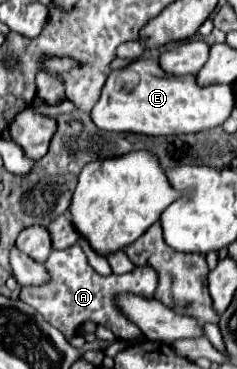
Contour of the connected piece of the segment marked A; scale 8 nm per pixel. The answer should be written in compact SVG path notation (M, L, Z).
M75 244L67 250L53 250L51 256L47 258L45 266L51 274L51 282L45 286L39 286L39 288L25 286L21 290L21 300L29 306L35 306L35 310L39 310L47 322L51 322L55 328L59 328L63 334L67 334L67 338L75 336L77 328L85 320L93 320L97 324L111 326L111 332L119 340L129 340L129 338L141 336L141 330L133 322L129 322L115 306L115 296L119 292L137 292L145 298L153 298L153 292L157 288L157 272L155 270L145 266L145 268L133 268L133 272L123 274L123 276L117 276L117 274L99 276L89 266L87 256L79 244Z

